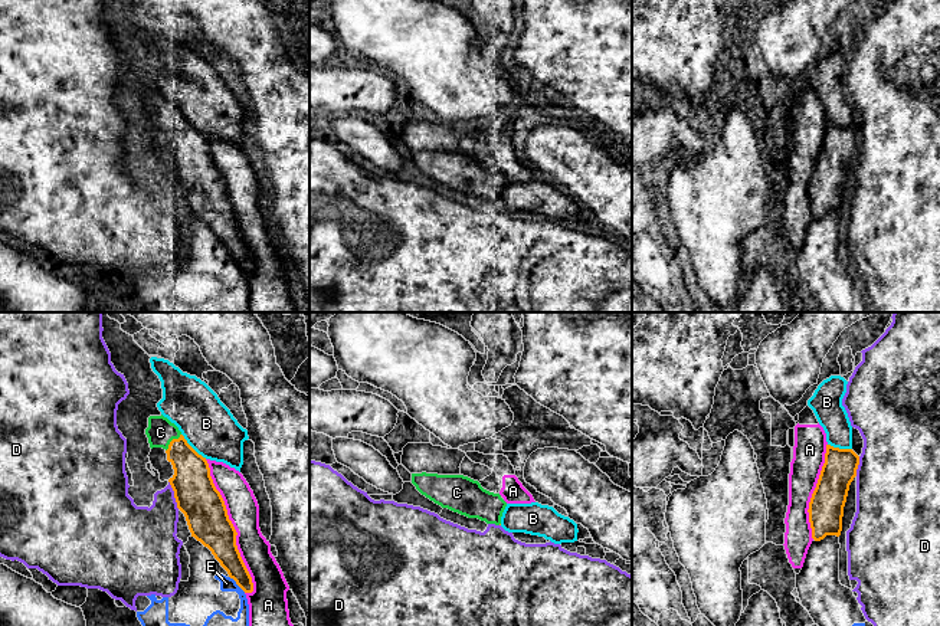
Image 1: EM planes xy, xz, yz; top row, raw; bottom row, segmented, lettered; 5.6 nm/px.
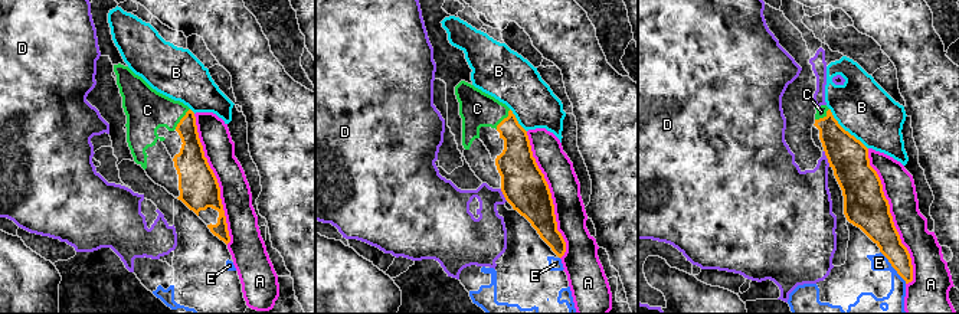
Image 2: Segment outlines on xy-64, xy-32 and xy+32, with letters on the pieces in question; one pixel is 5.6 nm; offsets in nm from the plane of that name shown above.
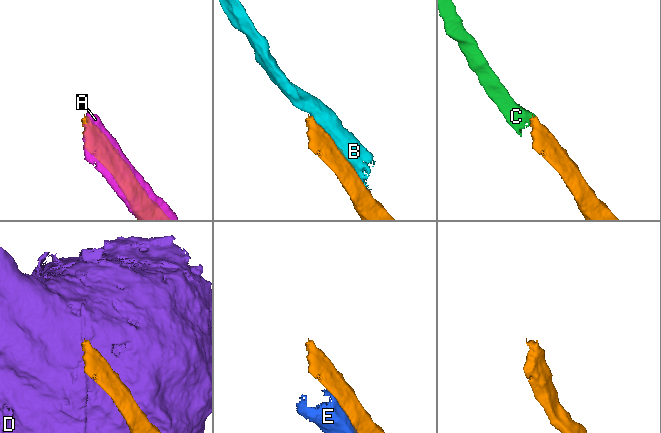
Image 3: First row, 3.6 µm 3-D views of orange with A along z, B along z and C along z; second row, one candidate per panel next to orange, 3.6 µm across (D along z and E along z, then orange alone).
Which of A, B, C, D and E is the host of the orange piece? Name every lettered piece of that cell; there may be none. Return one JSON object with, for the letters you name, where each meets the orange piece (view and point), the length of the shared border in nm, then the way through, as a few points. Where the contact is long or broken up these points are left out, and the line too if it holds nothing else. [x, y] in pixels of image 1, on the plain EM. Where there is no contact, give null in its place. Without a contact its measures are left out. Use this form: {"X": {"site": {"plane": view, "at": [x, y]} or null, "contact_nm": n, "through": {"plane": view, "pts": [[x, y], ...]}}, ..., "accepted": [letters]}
{"C": {"site": {"plane": "xy", "at": [172, 118]}, "contact_nm": 130}, "accepted": ["C"]}

